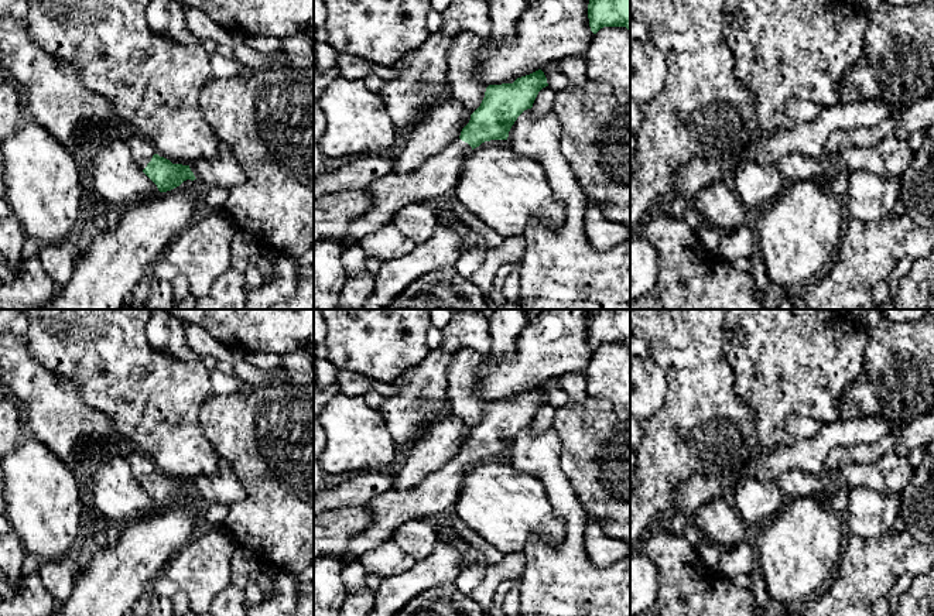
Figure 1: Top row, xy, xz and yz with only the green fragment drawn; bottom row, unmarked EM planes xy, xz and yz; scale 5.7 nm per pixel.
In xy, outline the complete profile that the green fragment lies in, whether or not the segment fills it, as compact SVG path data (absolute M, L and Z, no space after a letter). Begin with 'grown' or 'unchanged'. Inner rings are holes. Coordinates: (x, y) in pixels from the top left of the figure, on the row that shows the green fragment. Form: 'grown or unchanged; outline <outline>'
grown; outline M158 154L138 161L137 165L157 185L160 192L171 191L187 179L196 179L189 165L172 164Z

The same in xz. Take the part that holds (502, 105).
grown; outline M541 69L517 78L513 83L489 85L480 106L471 114L461 136L418 170L407 174L389 172L367 189L373 196L370 209L352 220L346 249L393 222L401 208L414 202L449 199L469 151L490 140L507 140L517 117L548 86Z

